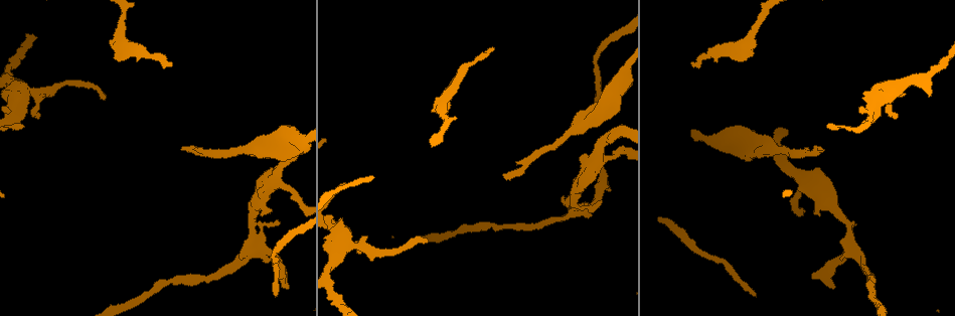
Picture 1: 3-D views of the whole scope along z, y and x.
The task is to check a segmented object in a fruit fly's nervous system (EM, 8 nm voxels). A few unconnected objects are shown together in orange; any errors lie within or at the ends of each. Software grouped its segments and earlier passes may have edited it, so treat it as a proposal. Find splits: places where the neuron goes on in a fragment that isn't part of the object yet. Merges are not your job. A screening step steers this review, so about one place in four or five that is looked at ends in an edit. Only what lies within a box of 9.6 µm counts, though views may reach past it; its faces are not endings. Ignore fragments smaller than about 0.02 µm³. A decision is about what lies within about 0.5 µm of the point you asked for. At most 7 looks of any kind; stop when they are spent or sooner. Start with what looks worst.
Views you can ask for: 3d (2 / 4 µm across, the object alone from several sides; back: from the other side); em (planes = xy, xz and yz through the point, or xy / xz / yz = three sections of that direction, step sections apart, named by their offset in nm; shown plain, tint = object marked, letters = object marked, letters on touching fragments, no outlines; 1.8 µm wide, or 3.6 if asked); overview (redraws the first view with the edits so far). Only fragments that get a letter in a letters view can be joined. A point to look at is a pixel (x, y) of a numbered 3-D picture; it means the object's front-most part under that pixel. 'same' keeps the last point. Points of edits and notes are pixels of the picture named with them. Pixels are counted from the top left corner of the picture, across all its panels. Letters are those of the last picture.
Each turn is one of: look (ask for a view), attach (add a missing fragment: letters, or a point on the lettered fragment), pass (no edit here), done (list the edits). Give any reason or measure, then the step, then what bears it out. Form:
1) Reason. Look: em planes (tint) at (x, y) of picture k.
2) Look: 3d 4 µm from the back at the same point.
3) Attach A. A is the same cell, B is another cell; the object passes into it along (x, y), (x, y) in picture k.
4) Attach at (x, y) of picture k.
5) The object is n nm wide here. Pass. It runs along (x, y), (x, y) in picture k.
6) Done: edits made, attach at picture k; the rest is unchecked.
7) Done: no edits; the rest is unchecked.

Branch stops here. Look: 3d 4 µm at (35, 115) of picture 1.

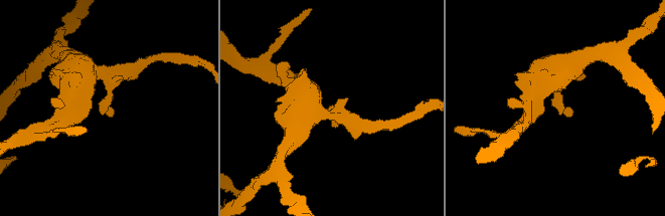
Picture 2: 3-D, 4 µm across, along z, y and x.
Now the EM. Look: em xy step 16 (letters) at (105, 112) of picture 2.

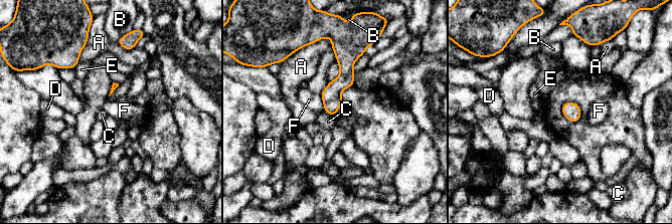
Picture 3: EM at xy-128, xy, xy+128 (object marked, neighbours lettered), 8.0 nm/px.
Cut it another way. Look: em planes (letters) at the same point.

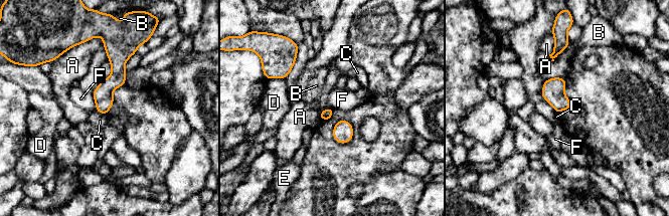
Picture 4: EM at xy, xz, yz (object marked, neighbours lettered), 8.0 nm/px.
Pass. A, B, C, D, E and F are other cells; a border runs along (91, 92), (96, 110) in picture 4; none of them fits.

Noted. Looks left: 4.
Free end. Look: em yz step 16 (tint) at (269, 261) of picture 1.

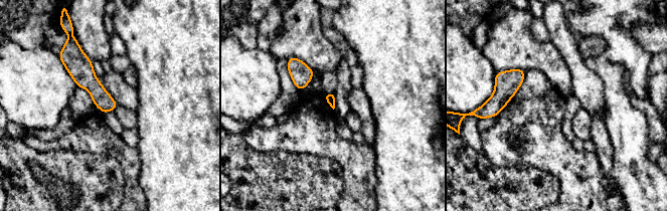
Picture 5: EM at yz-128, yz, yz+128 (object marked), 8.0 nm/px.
Look: em xz step 8 (letters) at the same point.

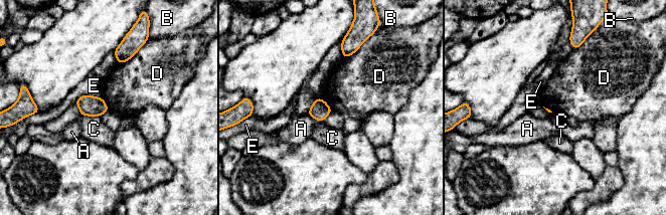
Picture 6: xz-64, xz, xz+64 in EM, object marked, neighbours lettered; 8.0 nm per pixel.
Pass. A, B, C, D and E are other cells; a border runs along (139, 49), (133, 56), (118, 65) in picture 6; none of them fits.

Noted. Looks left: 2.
Side arm on a straight run. Look: em yz step 8 (letters) at (809, 181) of picture 1.

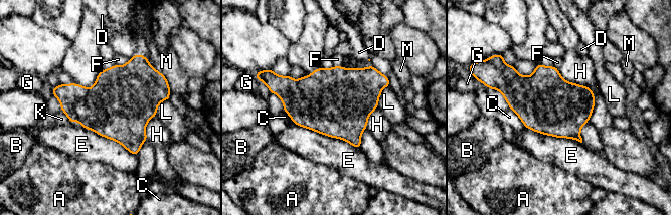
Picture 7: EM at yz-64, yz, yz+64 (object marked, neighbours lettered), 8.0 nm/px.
The longest contact is with E, 600 nm. Pass. A, B, C, D, E, F, G, H, K, L and M are other cells; a border runs along (557, 68), (592, 90), (590, 121) in picture 7; no lettered fragment goes on from it.

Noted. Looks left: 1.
Done: no edits; the rest is unchecked.

